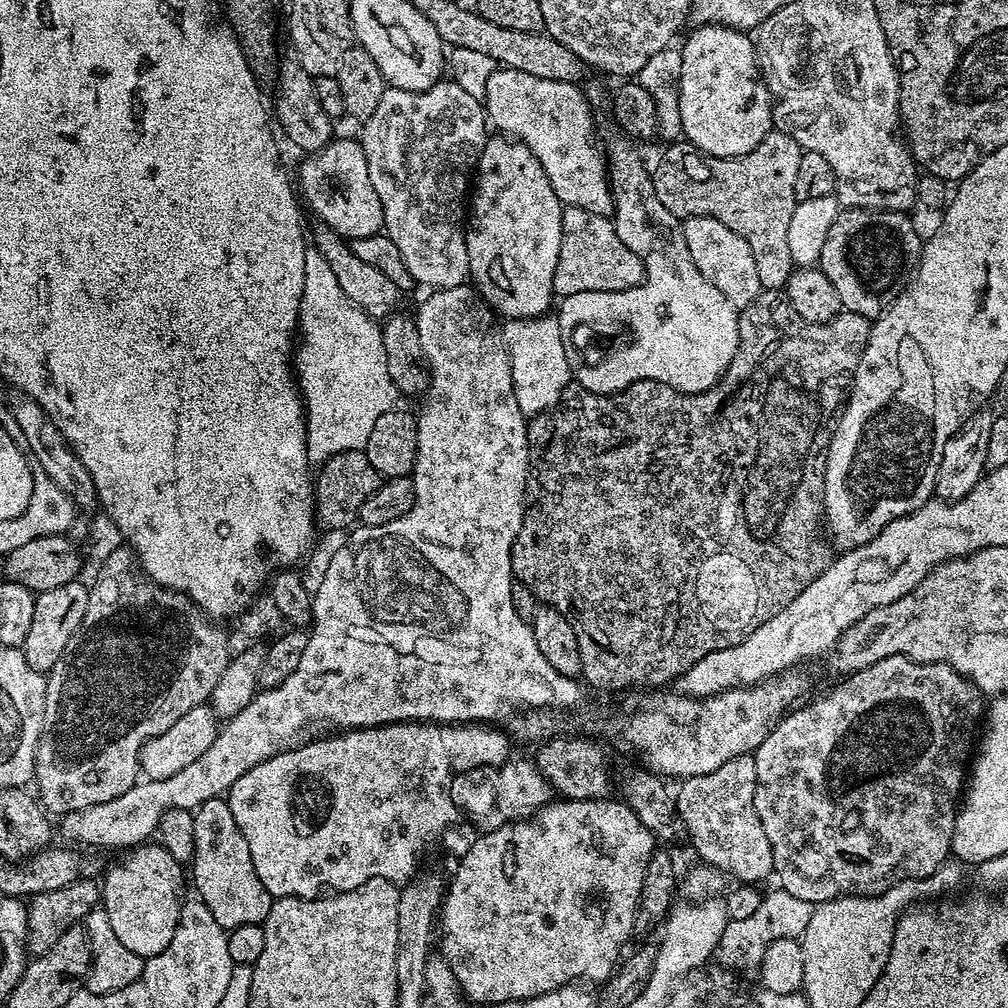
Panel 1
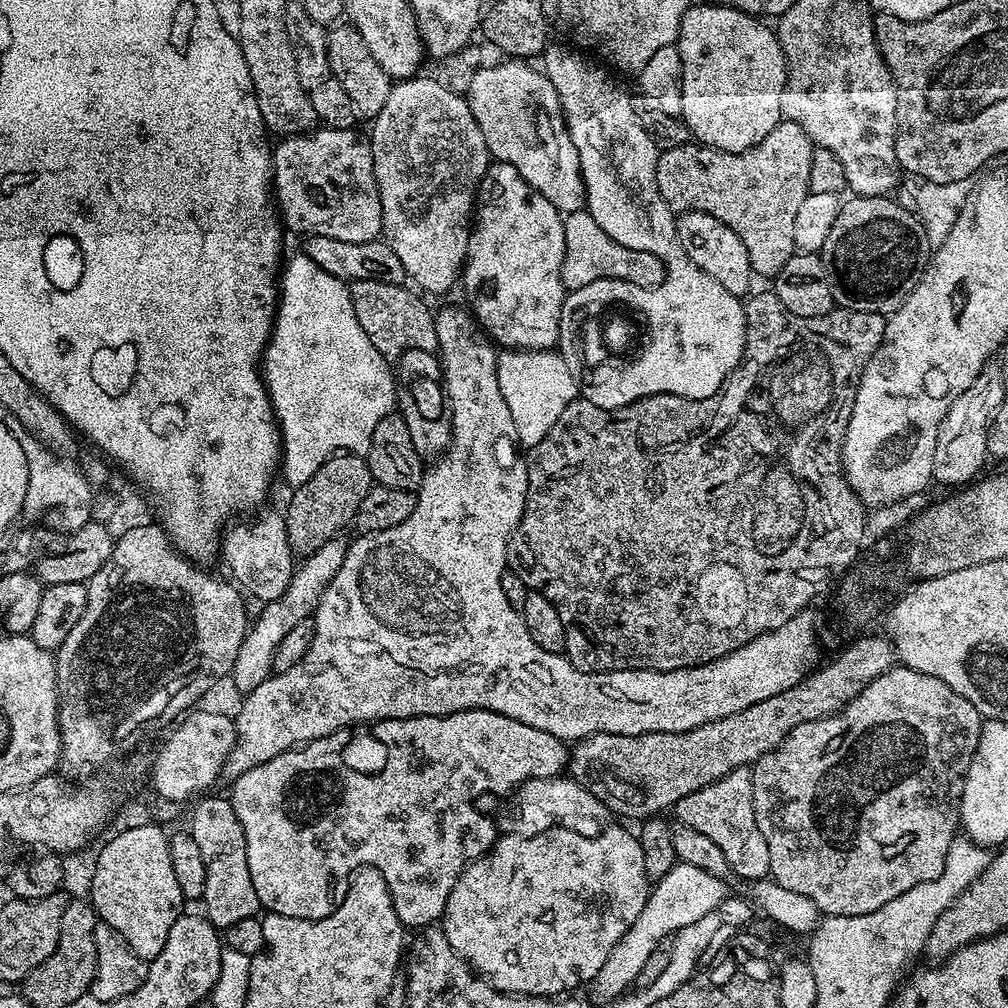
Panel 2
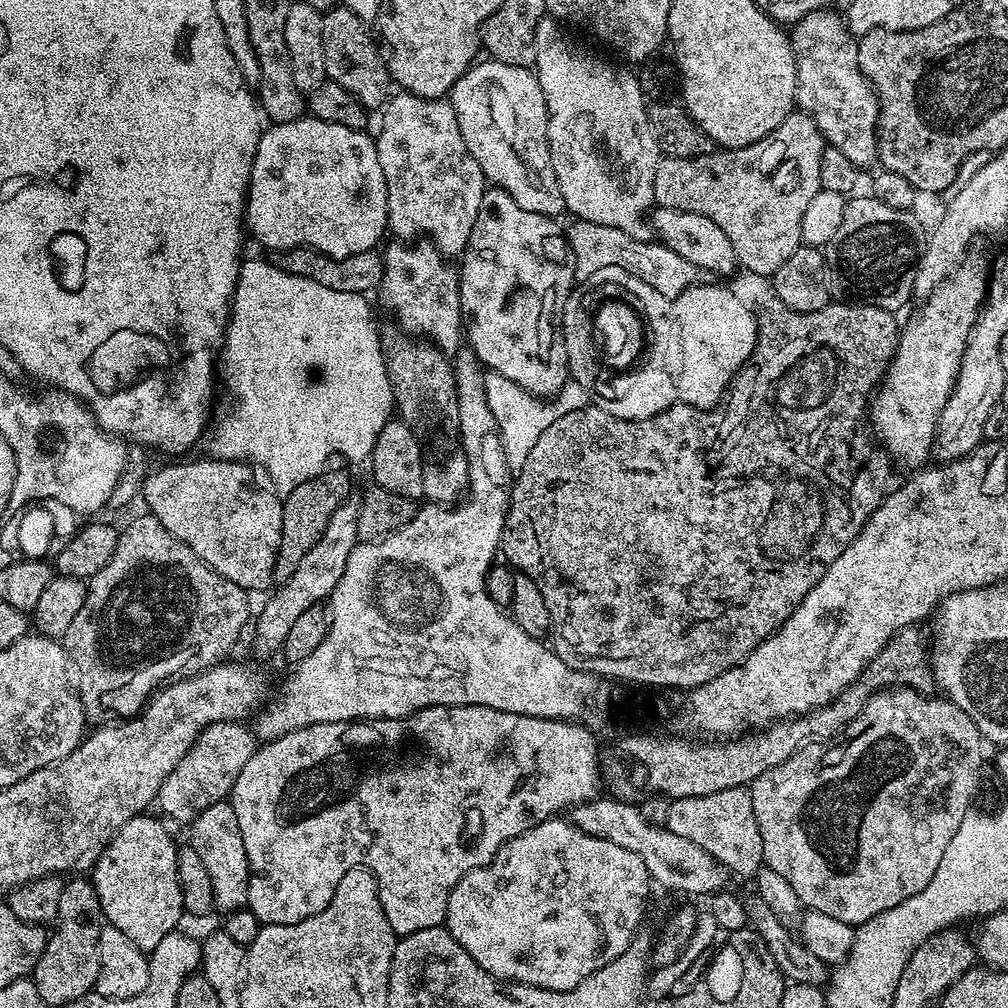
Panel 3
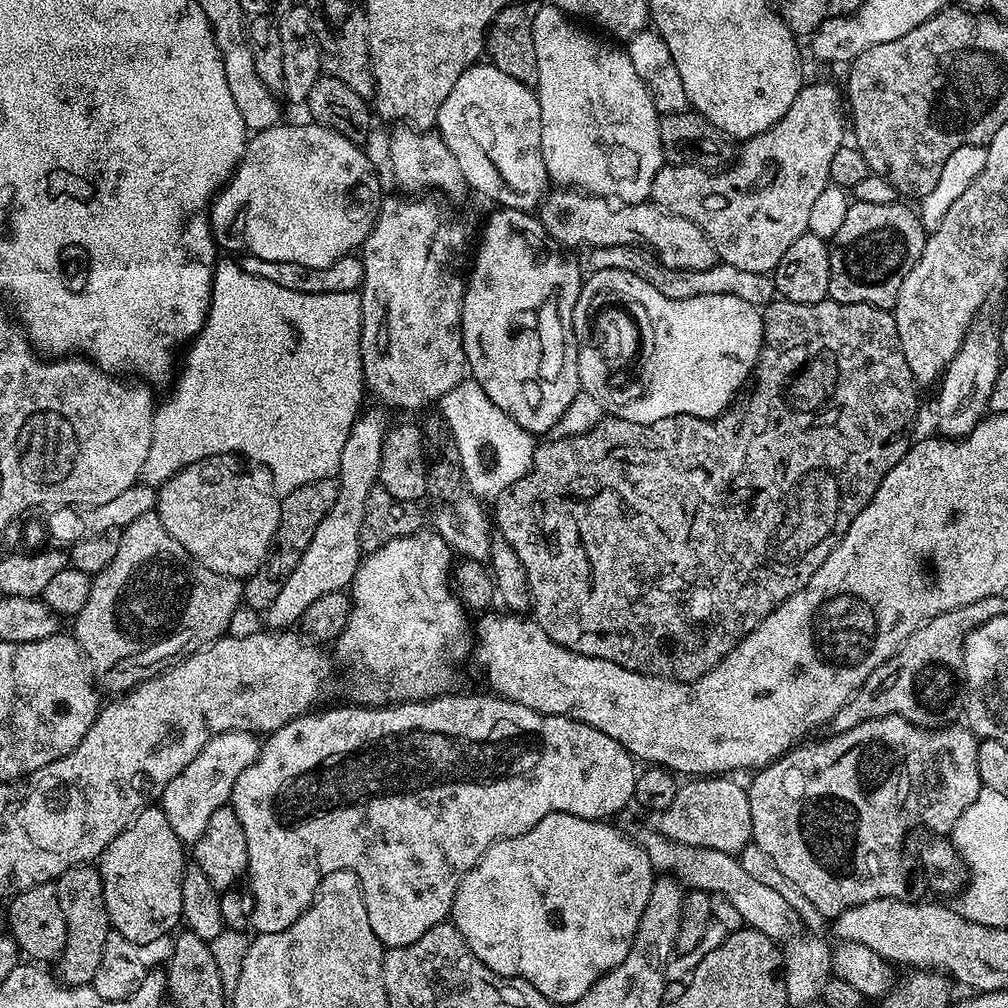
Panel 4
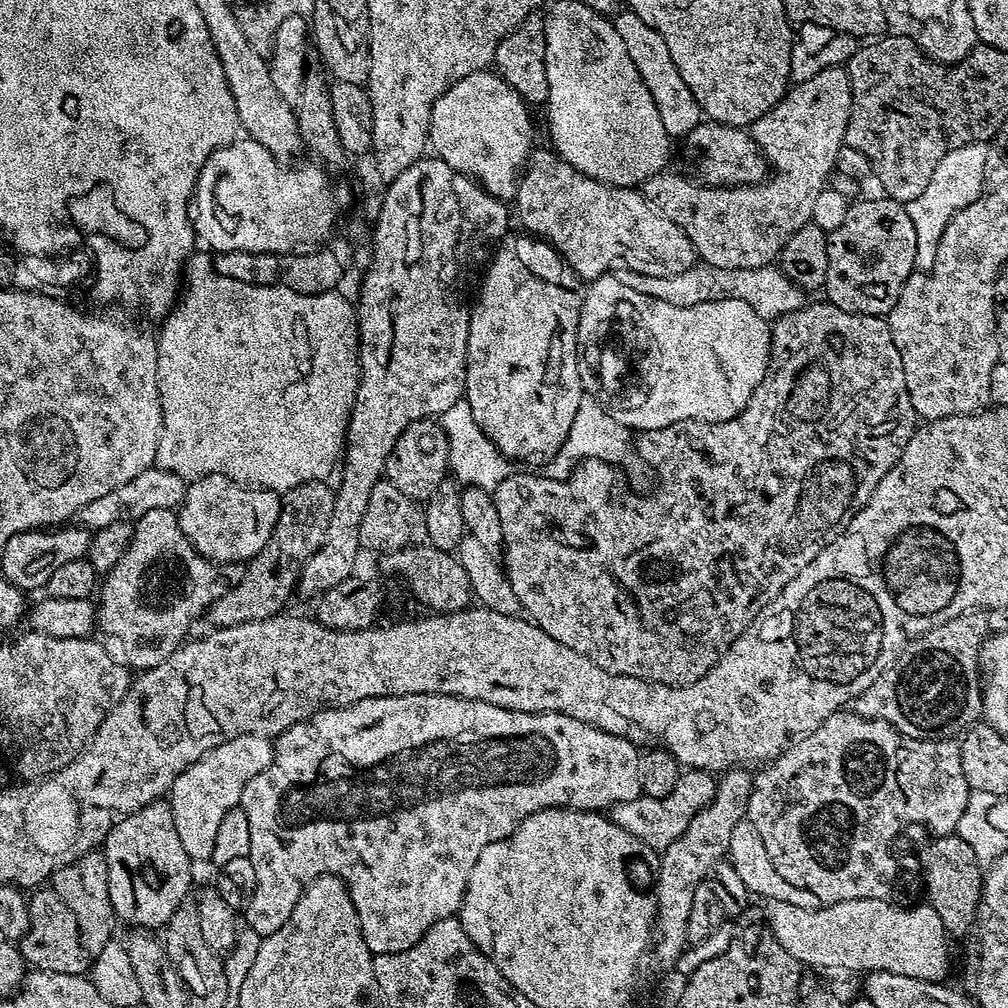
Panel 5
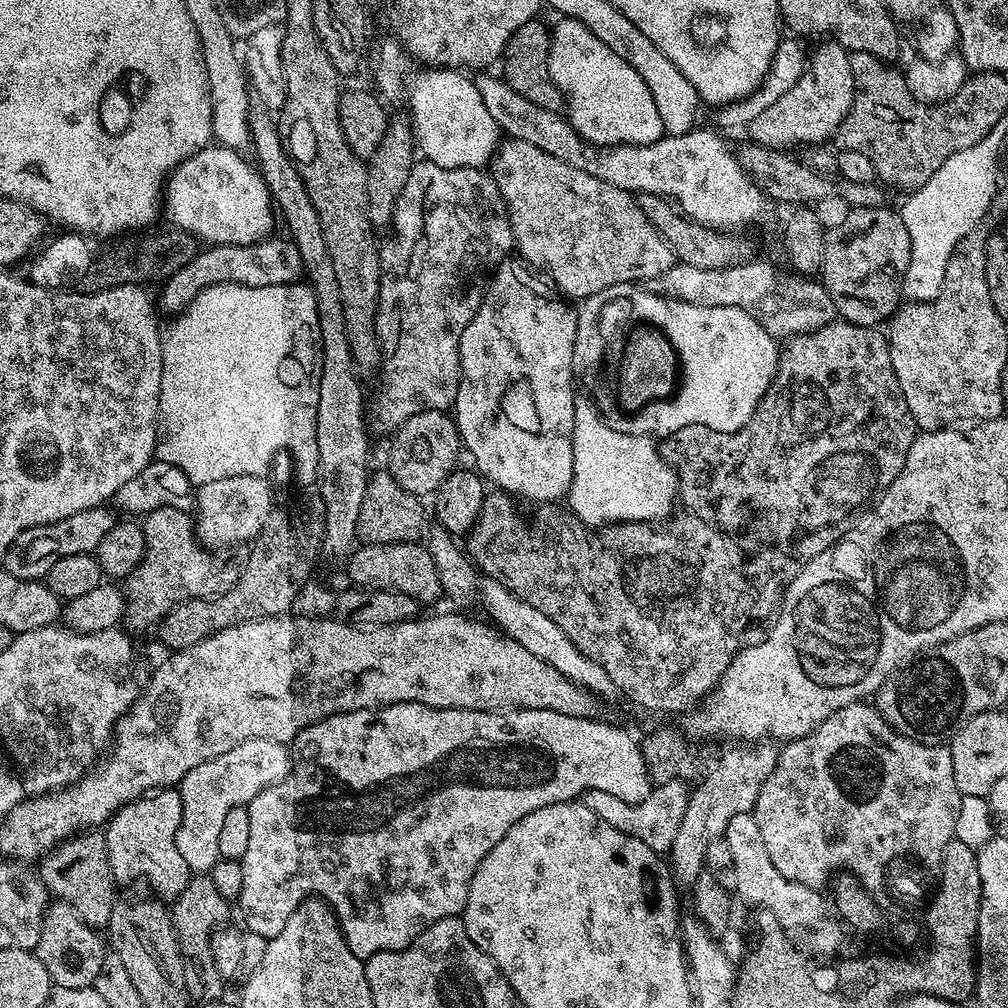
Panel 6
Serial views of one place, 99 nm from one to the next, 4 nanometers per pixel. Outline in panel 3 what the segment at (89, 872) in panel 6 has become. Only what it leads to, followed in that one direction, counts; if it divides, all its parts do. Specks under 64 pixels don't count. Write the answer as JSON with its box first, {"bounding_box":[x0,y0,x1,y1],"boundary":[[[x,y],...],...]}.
{"bounding_box":[30,874,104,1006],"boundary":[[[80,874],[73,875],[65,883],[62,898],[58,898],[58,914],[54,921],[56,933],[53,931],[49,935],[42,958],[38,958],[30,977],[38,994],[49,1006],[74,1002],[95,989],[98,978],[98,938],[104,923],[104,911],[91,879]]]}

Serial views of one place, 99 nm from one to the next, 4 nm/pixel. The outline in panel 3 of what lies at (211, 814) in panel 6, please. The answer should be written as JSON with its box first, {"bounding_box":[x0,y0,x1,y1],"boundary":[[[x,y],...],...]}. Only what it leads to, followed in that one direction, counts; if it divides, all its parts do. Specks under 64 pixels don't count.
{"bounding_box":[158,721,256,823],"boundary":[[[239,721],[212,723],[204,728],[202,734],[187,752],[186,758],[174,766],[159,788],[158,806],[174,820],[189,823],[214,802],[225,799],[233,788],[243,766],[253,756],[256,749],[255,733]]]}

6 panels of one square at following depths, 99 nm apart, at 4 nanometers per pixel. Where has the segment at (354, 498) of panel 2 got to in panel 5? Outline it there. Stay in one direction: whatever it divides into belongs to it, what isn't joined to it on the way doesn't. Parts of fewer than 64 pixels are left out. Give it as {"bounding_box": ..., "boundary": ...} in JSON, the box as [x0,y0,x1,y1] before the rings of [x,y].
{"bounding_box":[206,480,335,629],"boundary":[[[323,480],[302,482],[302,486],[294,486],[291,490],[280,496],[280,513],[277,524],[270,534],[269,541],[258,555],[249,560],[244,569],[244,577],[236,585],[229,587],[208,608],[206,620],[212,623],[213,629],[229,628],[246,622],[258,622],[271,616],[281,615],[291,598],[292,592],[297,591],[300,575],[306,562],[317,552],[326,538],[326,526],[330,526],[330,514],[334,514],[335,491]]]}

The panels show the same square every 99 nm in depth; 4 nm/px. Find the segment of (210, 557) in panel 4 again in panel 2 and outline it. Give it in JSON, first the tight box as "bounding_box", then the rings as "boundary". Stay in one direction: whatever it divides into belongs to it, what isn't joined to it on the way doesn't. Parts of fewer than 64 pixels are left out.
{"bounding_box":[220,513,296,603],"boundary":[[[279,513],[264,514],[230,528],[221,537],[220,556],[234,576],[235,583],[246,592],[248,590],[261,603],[280,598],[286,592],[296,565],[283,517]]]}

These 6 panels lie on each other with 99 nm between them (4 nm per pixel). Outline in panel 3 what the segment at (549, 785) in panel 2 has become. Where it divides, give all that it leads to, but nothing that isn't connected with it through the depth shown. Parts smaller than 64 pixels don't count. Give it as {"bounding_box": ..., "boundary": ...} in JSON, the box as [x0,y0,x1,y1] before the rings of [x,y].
{"bounding_box":[570,796,730,897],"boundary":[[[599,796],[571,809],[570,819],[583,833],[610,841],[630,853],[638,854],[649,877],[672,892],[689,892],[692,896],[707,897],[721,891],[727,885],[724,883],[730,879],[724,865],[706,854],[702,846],[694,846],[694,842],[681,838],[666,826],[646,822],[635,803]]]}

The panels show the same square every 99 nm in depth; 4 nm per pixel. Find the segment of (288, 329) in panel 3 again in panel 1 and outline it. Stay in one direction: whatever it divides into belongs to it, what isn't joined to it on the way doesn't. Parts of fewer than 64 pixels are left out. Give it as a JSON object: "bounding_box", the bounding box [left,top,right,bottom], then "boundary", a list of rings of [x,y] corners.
{"bounding_box":[294,246,398,466],"boundary":[[[315,246],[306,250],[294,375],[304,402],[308,459],[316,466],[339,452],[364,449],[374,422],[398,404],[396,384],[390,378],[390,366],[386,366],[381,325],[350,302]]]}

